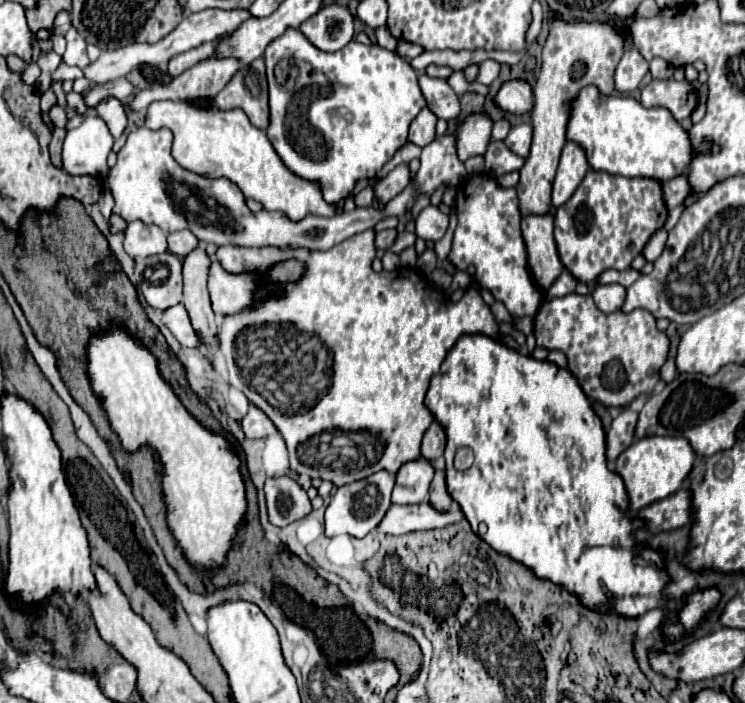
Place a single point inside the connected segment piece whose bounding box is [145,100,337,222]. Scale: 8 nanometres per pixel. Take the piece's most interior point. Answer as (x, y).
(221, 144)

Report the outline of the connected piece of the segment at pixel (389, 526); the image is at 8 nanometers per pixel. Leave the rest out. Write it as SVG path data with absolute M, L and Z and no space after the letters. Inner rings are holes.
M429 502L411 504L411 506L393 504L387 510L387 516L383 518L383 524L379 524L379 530L385 532L385 534L401 536L401 534L419 532L419 530L445 528L445 526L457 524L461 520L463 520L463 514L457 508L439 512Z

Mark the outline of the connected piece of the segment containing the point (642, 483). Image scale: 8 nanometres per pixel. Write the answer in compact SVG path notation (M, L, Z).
M649 436L633 442L619 458L617 458L617 474L623 478L631 512L637 512L657 500L663 500L675 494L695 464L695 450L685 438L671 438L671 436Z

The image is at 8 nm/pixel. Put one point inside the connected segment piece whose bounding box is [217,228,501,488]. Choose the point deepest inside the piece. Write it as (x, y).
(389, 342)

